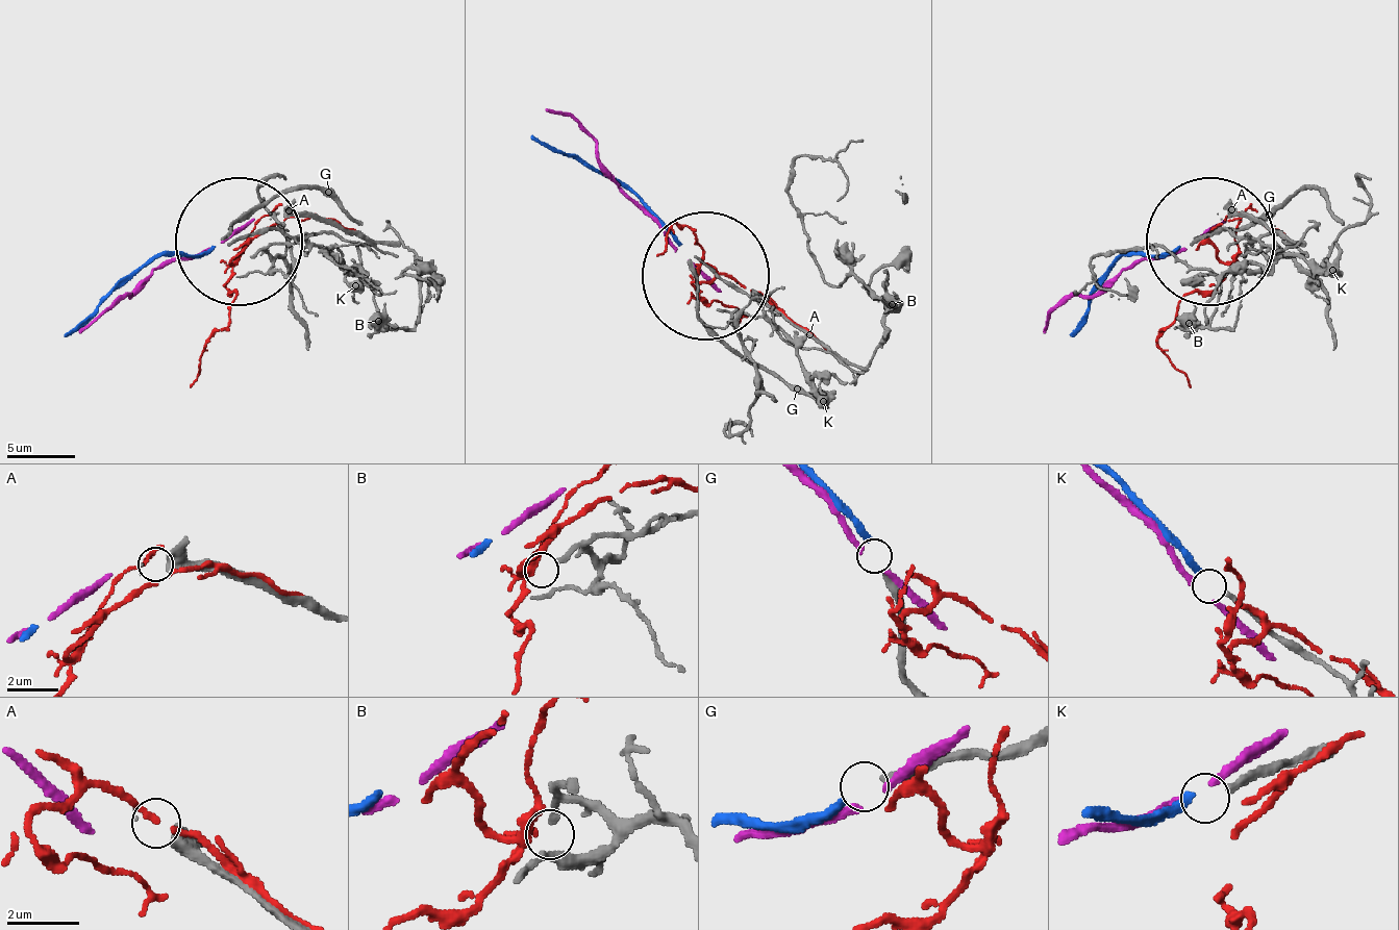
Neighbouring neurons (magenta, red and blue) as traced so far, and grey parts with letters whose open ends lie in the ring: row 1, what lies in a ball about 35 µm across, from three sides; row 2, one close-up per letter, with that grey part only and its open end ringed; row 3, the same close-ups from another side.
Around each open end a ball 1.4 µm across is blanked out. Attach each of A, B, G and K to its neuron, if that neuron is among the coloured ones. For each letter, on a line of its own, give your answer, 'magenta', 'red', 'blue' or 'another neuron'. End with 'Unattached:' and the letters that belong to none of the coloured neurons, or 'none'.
A: another neuron
B: red
G: blue
K: another neuron
Unattached: A, K

